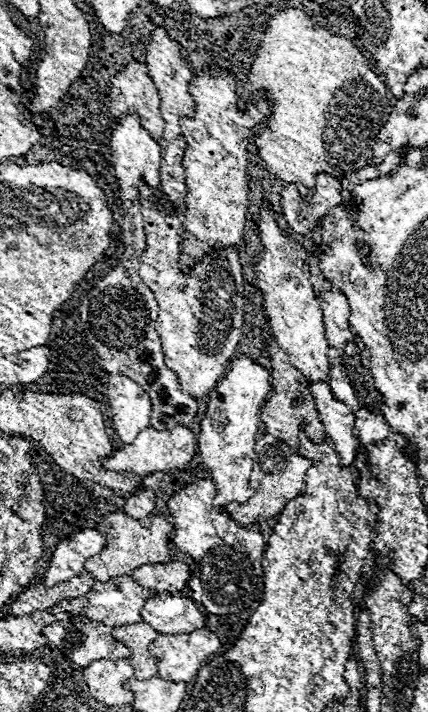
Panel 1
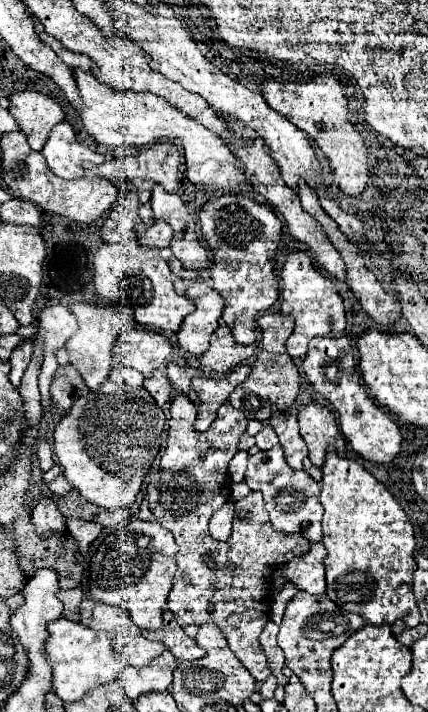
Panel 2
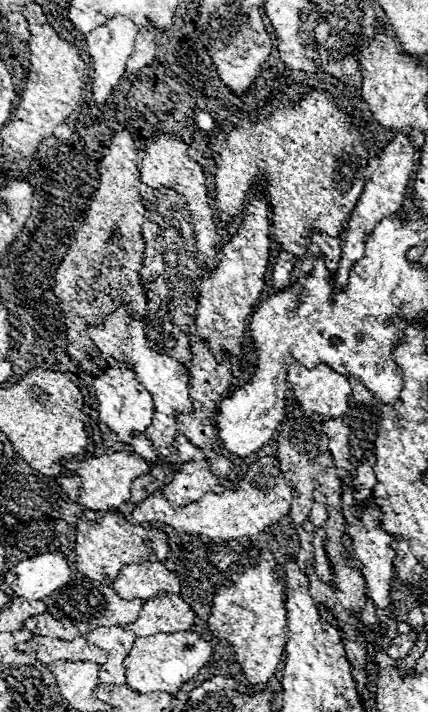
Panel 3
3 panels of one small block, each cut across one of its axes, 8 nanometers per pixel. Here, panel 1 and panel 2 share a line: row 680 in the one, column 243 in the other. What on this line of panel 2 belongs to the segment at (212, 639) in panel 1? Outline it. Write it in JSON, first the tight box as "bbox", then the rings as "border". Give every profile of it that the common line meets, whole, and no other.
{"bbox":[72,68,252,192],"border":[[[72,68],[74,80],[82,98],[82,110],[80,120],[82,128],[100,144],[106,146],[150,146],[156,140],[180,140],[184,146],[186,156],[186,172],[188,180],[202,190],[244,190],[252,192],[250,184],[244,182],[242,168],[236,160],[236,156],[230,152],[230,148],[220,140],[220,136],[214,136],[208,128],[198,124],[196,120],[188,118],[186,114],[178,112],[174,106],[170,106],[166,100],[154,94],[146,92],[130,92],[130,90],[112,90],[108,84],[98,82],[94,76],[80,68]]]}

